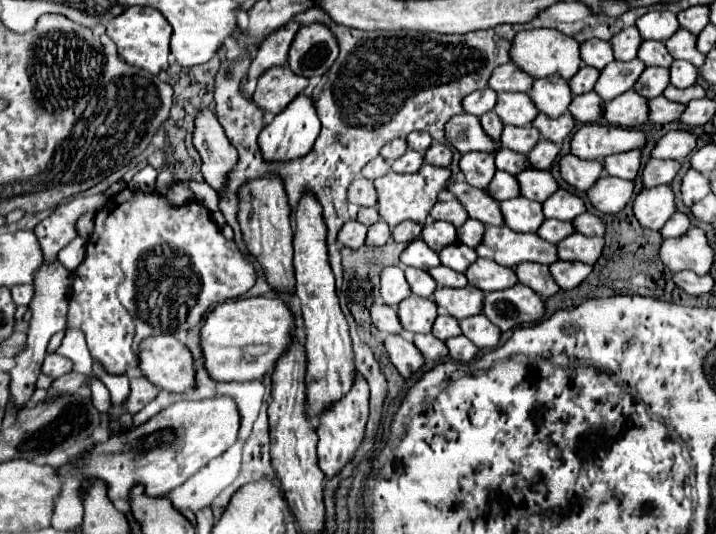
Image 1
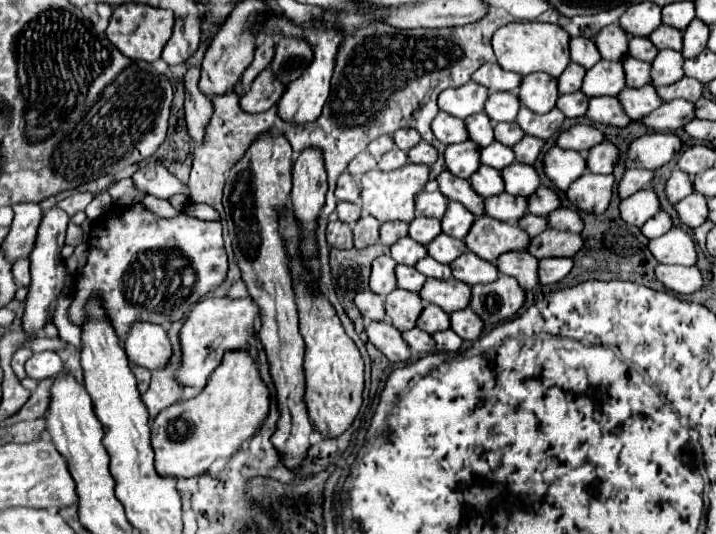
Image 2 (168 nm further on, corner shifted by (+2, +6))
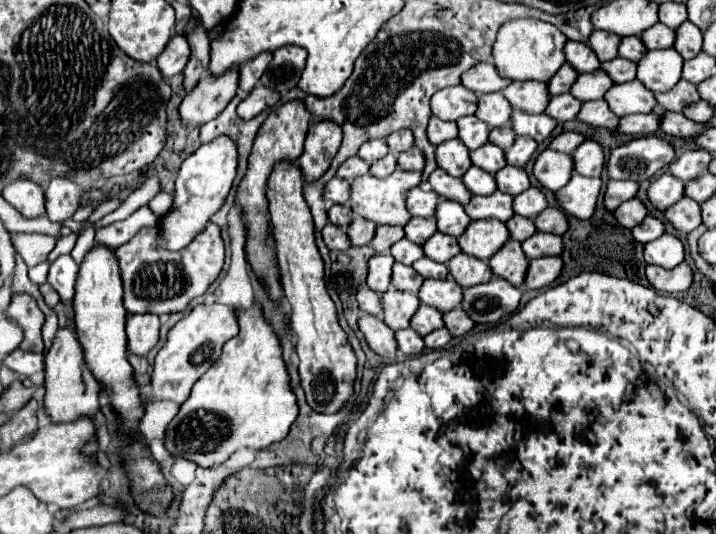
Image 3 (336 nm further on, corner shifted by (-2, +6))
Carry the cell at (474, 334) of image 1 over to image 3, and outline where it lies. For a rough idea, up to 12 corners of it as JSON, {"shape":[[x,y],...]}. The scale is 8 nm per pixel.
{"shape":[[462,308],[442,314],[446,330],[462,336],[474,322]]}

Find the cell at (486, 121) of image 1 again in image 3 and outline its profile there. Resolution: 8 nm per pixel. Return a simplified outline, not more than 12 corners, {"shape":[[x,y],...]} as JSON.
{"shape":[[476,116],[458,122],[458,138],[468,150],[488,142],[488,126]]}

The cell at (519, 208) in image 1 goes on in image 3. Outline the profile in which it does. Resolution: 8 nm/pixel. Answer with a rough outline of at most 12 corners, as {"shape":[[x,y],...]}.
{"shape":[[494,192],[472,196],[466,214],[472,220],[514,216],[512,196]]}

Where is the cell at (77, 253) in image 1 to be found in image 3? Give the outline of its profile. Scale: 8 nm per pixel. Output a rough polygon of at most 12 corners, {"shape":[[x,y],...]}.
{"shape":[[72,256],[50,264],[48,283],[62,302],[74,298],[79,266]]}

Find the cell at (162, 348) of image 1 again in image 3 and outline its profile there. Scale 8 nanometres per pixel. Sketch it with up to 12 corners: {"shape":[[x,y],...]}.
{"shape":[[156,314],[126,318],[128,350],[146,356],[158,342]]}

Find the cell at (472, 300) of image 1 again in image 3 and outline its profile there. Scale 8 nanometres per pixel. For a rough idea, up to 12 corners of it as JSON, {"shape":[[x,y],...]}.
{"shape":[[424,280],[422,304],[448,312],[462,302],[452,280]]}

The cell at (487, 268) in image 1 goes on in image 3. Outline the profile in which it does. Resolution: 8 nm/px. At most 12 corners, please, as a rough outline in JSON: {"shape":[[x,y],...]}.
{"shape":[[458,254],[448,270],[462,288],[492,278],[488,262]]}

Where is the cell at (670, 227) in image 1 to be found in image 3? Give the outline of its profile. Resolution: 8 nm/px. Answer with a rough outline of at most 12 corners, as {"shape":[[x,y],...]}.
{"shape":[[654,216],[632,228],[640,244],[648,244],[664,234],[664,224]]}

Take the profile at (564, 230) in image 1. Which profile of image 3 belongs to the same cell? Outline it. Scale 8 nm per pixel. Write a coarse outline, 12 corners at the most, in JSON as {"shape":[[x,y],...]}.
{"shape":[[524,216],[506,222],[512,240],[526,240],[536,232],[534,222]]}

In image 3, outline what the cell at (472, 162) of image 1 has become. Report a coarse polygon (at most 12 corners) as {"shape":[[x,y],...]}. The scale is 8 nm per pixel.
{"shape":[[458,138],[436,146],[444,172],[462,178],[472,166],[470,152]]}

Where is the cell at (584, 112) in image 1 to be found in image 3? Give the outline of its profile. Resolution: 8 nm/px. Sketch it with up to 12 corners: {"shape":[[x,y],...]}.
{"shape":[[574,96],[550,98],[546,114],[558,122],[574,120],[582,102]]}

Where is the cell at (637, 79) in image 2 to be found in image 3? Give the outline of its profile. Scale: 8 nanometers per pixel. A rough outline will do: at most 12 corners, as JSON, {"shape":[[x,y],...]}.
{"shape":[[620,58],[600,64],[618,84],[636,78],[636,62]]}

